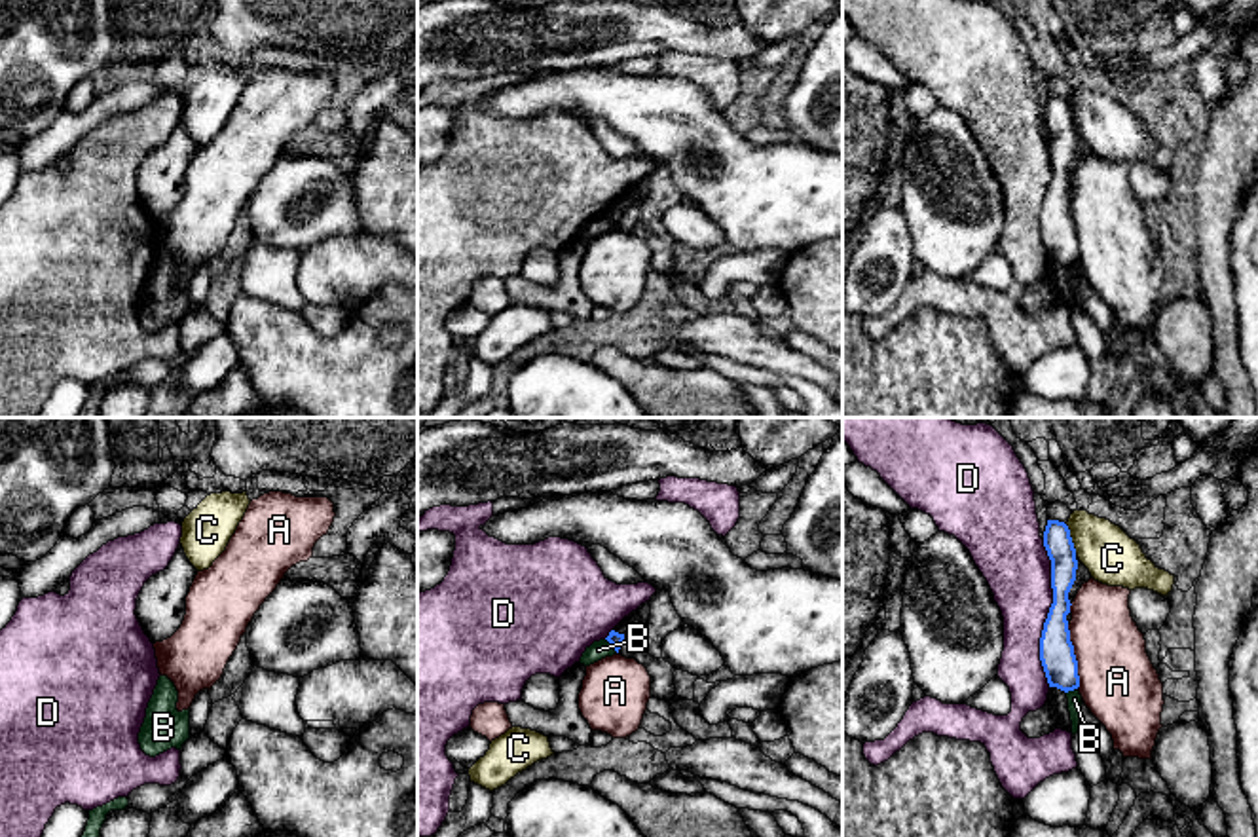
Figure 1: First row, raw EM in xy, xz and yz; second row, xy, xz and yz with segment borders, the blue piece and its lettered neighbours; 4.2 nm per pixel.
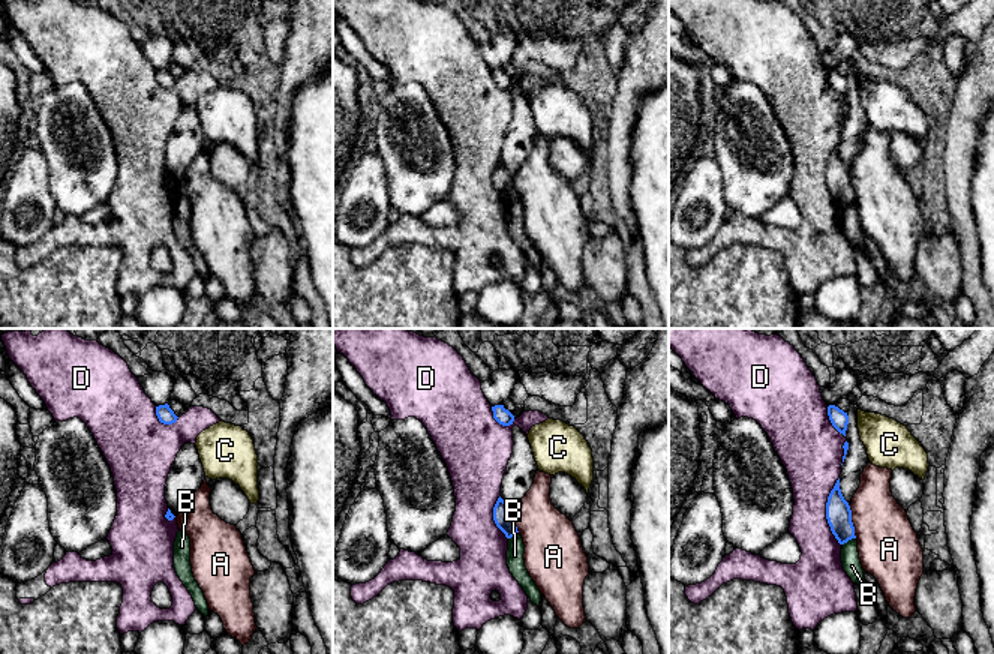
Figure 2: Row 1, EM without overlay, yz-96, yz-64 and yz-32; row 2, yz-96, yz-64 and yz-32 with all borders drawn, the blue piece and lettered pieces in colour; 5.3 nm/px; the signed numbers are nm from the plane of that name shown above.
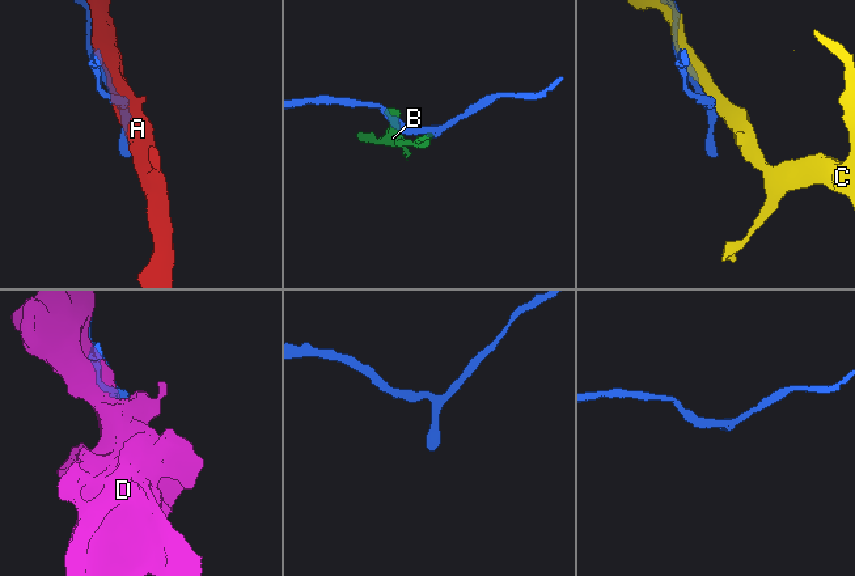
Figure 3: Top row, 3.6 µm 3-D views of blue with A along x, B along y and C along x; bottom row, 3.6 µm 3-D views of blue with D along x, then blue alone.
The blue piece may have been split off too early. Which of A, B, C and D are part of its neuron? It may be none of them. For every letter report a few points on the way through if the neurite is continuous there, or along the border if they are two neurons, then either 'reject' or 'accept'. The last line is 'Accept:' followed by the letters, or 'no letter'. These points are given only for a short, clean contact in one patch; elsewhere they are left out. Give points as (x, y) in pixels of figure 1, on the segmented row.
A: reject
B: border along xz (606, 638), (617, 651); reject
C: reject
D: reject
Accept: no letter

